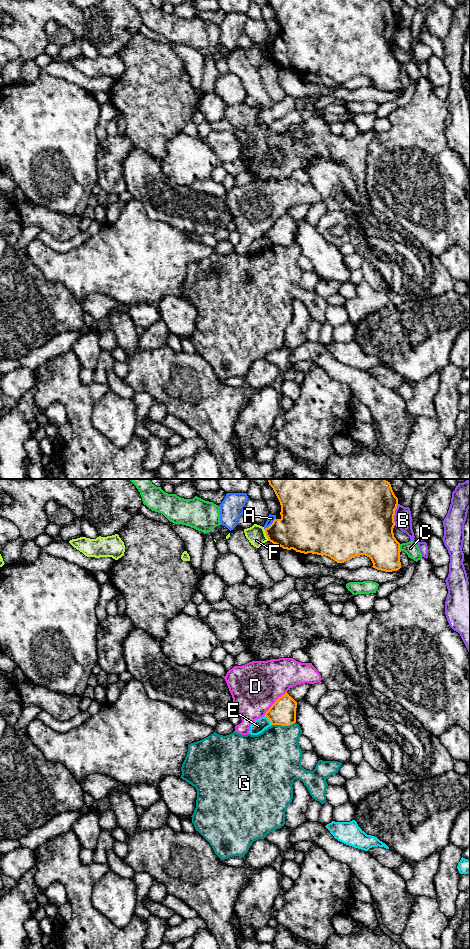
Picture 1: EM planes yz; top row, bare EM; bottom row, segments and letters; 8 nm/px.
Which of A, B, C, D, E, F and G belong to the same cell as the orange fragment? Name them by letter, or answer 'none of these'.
none of these

